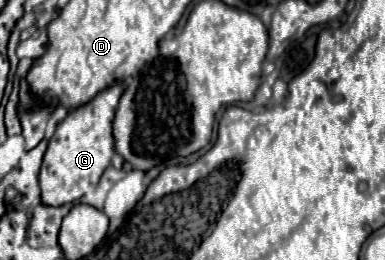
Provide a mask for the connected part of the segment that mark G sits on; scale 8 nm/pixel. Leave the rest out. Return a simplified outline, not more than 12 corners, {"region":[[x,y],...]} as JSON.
{"region":[[115,82],[57,126],[45,206],[79,200],[109,166]]}

